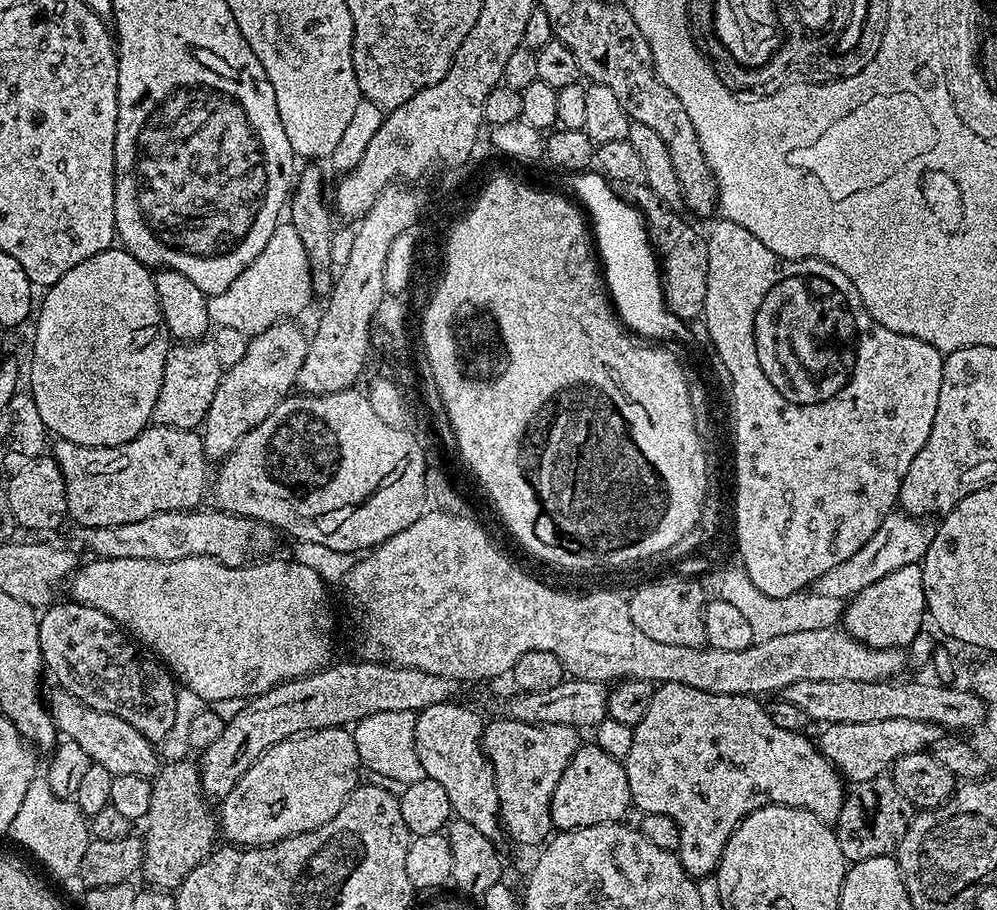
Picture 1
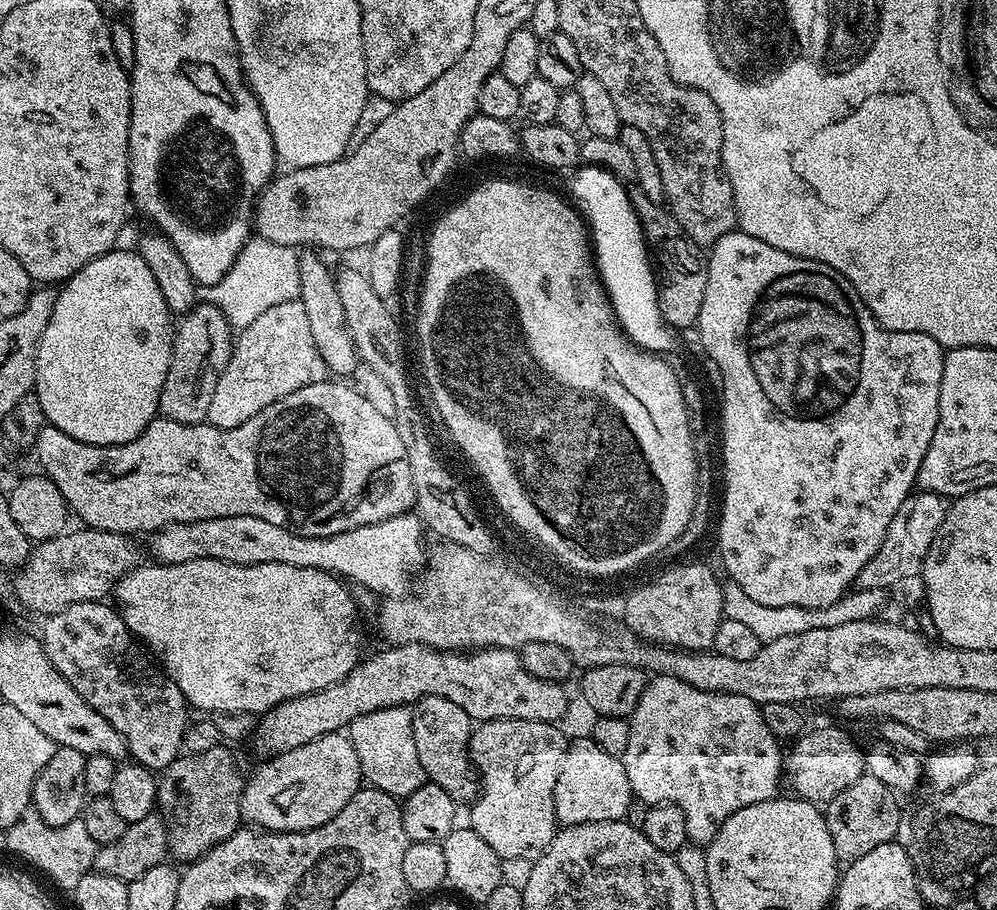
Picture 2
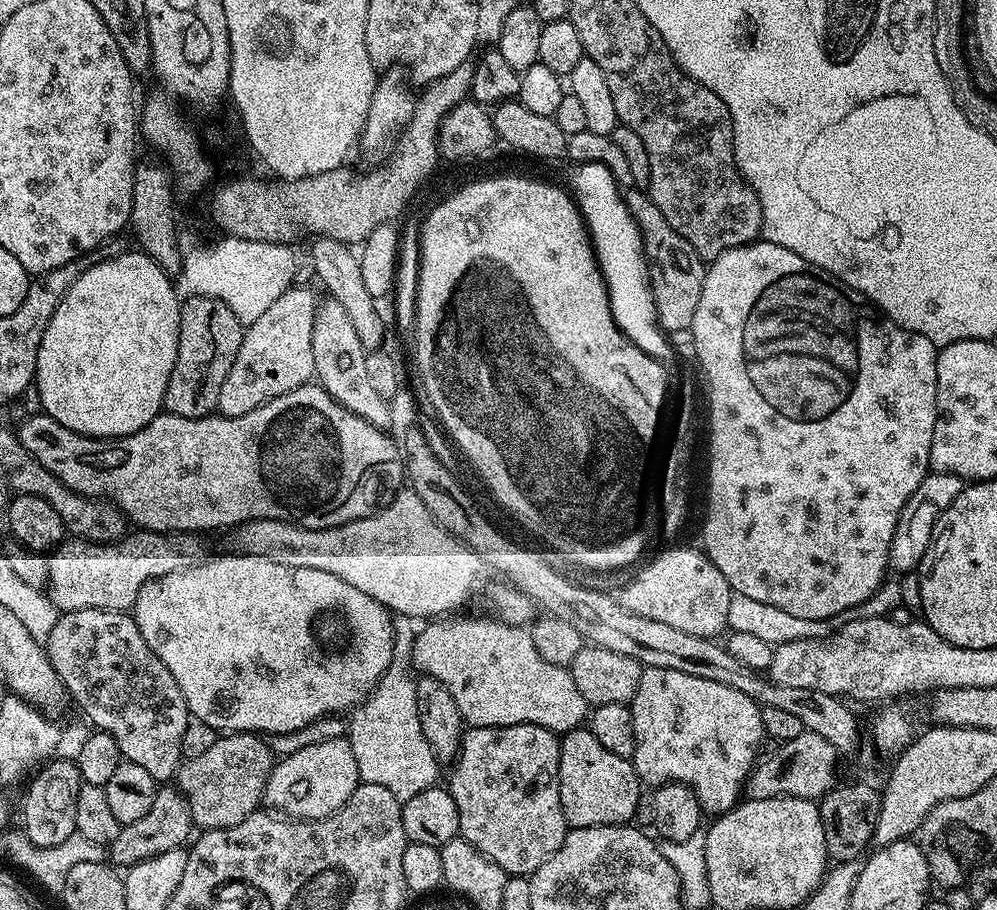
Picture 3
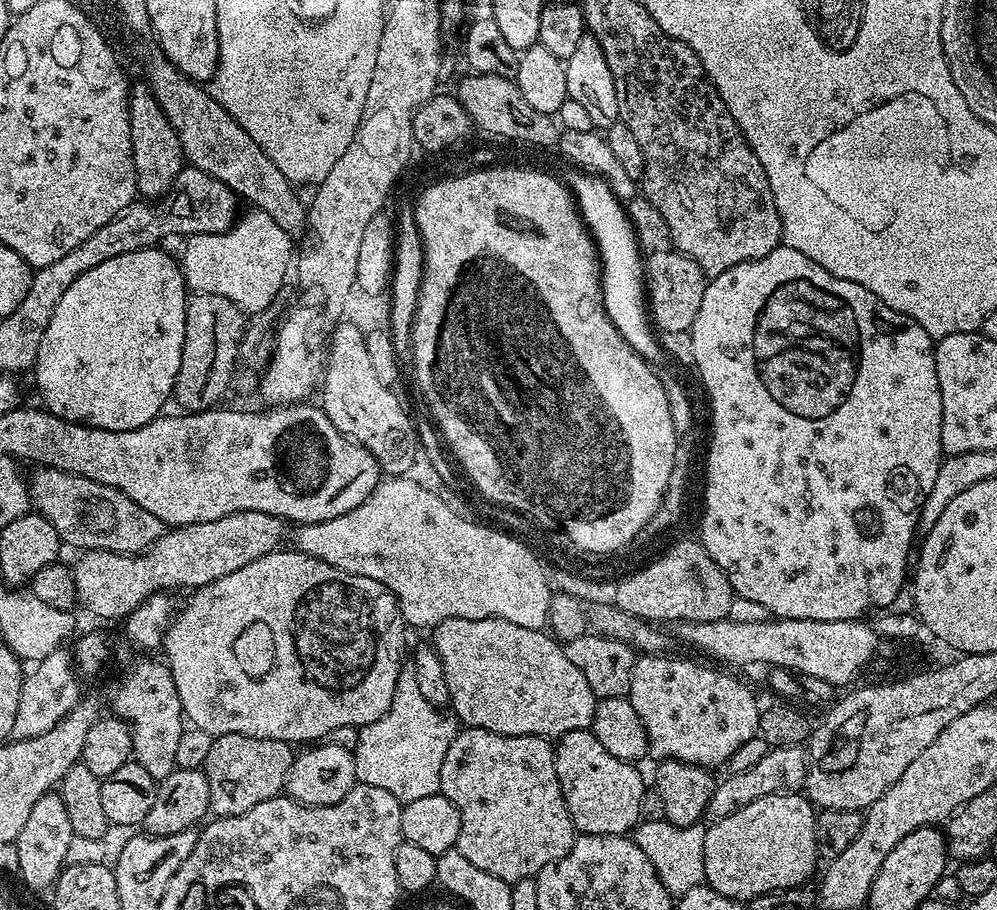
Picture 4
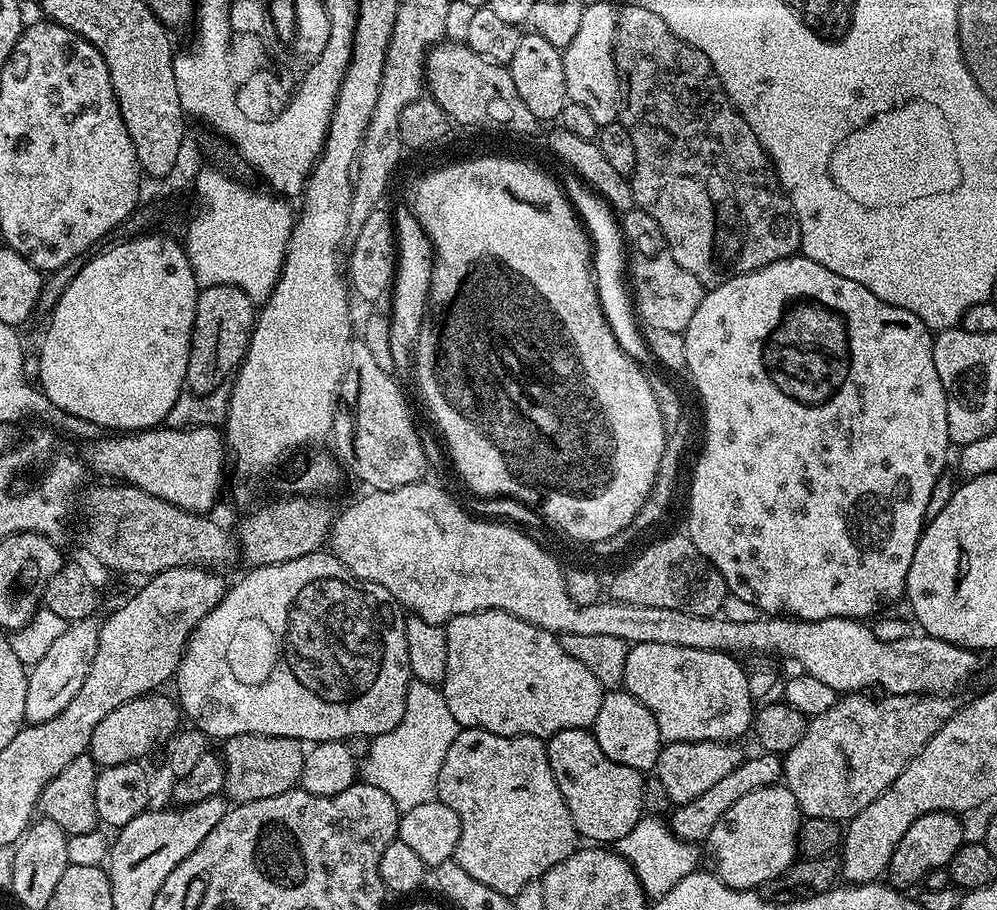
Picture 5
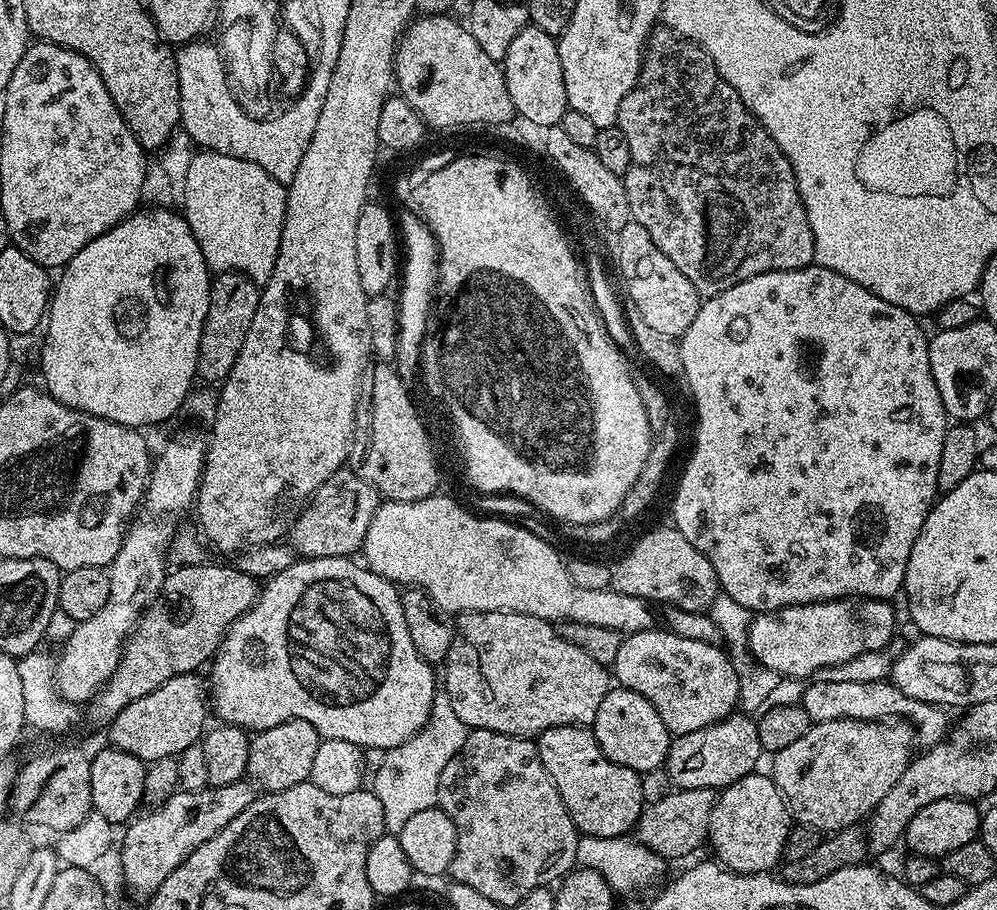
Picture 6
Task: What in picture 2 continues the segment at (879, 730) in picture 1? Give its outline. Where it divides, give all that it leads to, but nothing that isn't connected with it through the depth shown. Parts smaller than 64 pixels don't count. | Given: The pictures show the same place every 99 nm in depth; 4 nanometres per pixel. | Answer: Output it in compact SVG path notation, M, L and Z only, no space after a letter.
M809 727L787 749L784 762L786 784L796 788L795 795L801 800L809 800L817 806L827 805L842 790L854 786L866 775L866 752L856 745L856 740L840 728Z

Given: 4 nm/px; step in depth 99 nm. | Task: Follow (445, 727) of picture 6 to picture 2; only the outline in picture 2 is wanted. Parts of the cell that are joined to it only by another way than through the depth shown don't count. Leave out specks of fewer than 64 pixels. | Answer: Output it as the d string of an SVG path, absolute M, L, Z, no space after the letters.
M411 707L383 708L362 714L362 718L348 725L346 735L358 754L360 775L371 787L403 798L426 783L422 762L418 762L418 750L414 746Z

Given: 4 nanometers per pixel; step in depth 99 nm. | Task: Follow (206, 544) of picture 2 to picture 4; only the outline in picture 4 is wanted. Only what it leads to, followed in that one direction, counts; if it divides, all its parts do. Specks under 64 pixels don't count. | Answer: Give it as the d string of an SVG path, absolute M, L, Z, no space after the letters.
M403 478L393 484L388 484L381 479L376 489L366 498L366 502L362 502L362 506L354 506L354 510L350 510L346 514L338 514L338 518L330 518L326 522L299 525L295 531L295 551L310 554L338 570L350 573L351 576L374 578L374 582L378 582L390 589L396 596L396 605L400 607L400 615L405 625L412 627L413 624L416 628L432 630L435 629L437 624L441 624L444 620L449 620L450 618L481 620L491 616L502 618L506 622L514 622L518 626L526 626L537 630L543 629L547 625L548 611L550 610L550 606L547 603L547 589L544 587L543 570L537 567L531 547L525 541L517 539L513 535L498 536L496 532L487 532L483 528L475 528L472 527L472 524L465 524L463 520L452 516L452 513L448 512L448 509L444 508L444 505L440 504L440 501L436 500L434 496L429 496L428 492L421 491L416 485L407 483Z

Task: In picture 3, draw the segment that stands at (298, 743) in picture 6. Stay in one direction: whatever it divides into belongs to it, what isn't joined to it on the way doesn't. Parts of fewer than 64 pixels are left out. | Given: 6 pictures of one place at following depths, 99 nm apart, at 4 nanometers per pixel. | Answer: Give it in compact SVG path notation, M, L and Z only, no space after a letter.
M255 732L221 735L199 758L181 763L175 783L188 797L192 823L197 829L233 828L261 807L266 782L272 773L274 755Z

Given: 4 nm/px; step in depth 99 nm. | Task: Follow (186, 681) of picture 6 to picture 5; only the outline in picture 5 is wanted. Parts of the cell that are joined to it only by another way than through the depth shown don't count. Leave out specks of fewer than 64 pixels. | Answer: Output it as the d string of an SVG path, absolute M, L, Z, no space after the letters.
M164 694L136 696L130 702L122 702L118 710L110 710L110 714L98 722L87 750L87 755L92 757L95 764L100 768L109 768L143 761L143 756L150 755L156 744L163 745L176 735L182 721L179 703L171 695L160 695Z

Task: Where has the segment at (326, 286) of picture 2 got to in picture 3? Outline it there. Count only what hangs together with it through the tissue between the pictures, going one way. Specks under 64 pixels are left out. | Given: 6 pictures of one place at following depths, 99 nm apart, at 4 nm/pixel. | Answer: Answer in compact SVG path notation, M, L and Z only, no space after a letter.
M324 298L316 305L316 317L312 330L312 349L314 350L314 376L321 388L330 394L346 410L358 418L370 422L375 428L384 430L394 417L388 410L389 402L371 386L366 375L366 349L354 334L354 325L338 301Z

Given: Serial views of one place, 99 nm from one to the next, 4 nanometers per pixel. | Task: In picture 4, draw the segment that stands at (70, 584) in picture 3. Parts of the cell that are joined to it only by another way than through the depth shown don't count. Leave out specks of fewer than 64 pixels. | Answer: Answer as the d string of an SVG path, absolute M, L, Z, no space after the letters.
M246 510L214 522L169 527L144 552L85 551L72 568L79 607L104 620L123 621L143 600L172 590L168 588L201 588L277 551L283 545L284 528L285 521L278 516Z

